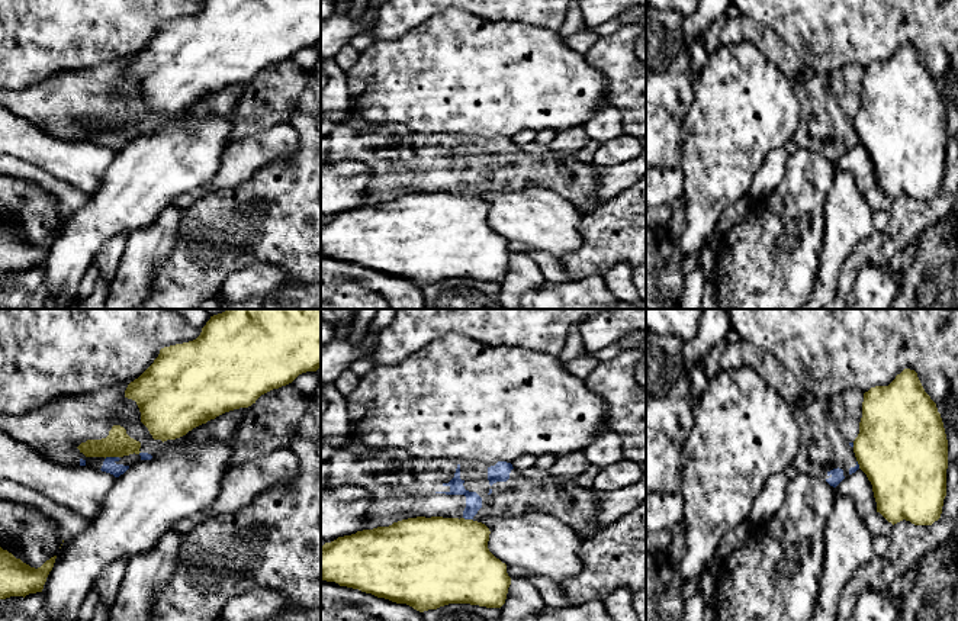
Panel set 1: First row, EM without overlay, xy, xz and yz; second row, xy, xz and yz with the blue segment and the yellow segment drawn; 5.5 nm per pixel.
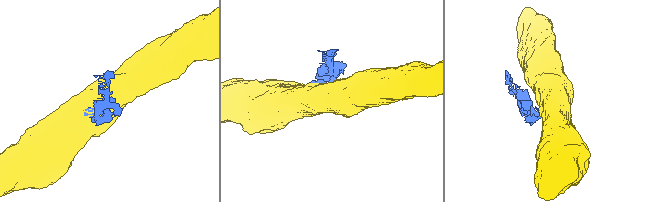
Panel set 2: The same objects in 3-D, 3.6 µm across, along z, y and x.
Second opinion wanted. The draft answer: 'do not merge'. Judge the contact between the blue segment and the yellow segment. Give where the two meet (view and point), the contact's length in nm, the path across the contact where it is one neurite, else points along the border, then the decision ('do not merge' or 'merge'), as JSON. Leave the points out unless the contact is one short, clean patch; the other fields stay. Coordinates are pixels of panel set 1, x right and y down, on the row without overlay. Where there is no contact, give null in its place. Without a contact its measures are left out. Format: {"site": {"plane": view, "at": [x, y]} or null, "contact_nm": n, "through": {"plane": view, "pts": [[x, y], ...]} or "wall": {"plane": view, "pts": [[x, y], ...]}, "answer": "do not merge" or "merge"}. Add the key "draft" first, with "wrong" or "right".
{"draft": "right", "site": {"plane": "xy", "at": [111, 132]}, "contact_nm": 80, "wall": {"plane": "xy", "pts": [[118, 131], [108, 131], [105, 134]]}, "answer": "do not merge"}

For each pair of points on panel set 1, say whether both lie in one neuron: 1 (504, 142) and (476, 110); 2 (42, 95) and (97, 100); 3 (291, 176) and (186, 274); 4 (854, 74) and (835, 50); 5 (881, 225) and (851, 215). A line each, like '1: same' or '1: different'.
1: different
2: same
3: same
4: different
5: different

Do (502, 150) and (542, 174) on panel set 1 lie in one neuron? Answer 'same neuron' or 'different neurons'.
same neuron

